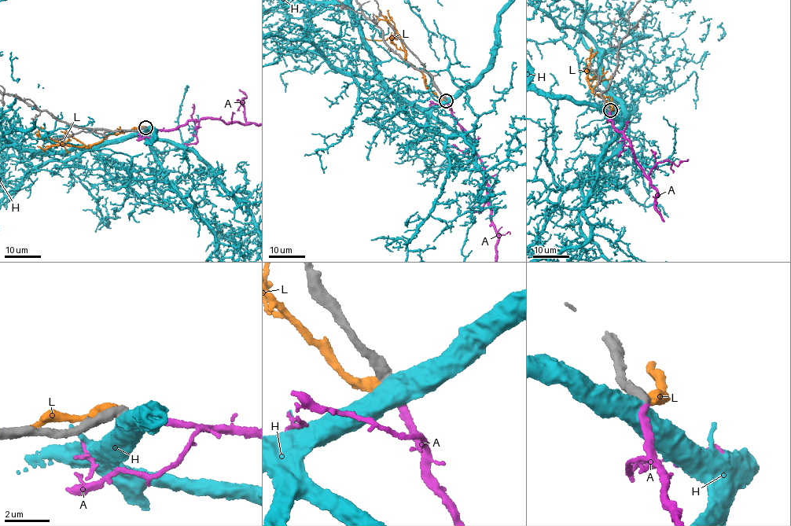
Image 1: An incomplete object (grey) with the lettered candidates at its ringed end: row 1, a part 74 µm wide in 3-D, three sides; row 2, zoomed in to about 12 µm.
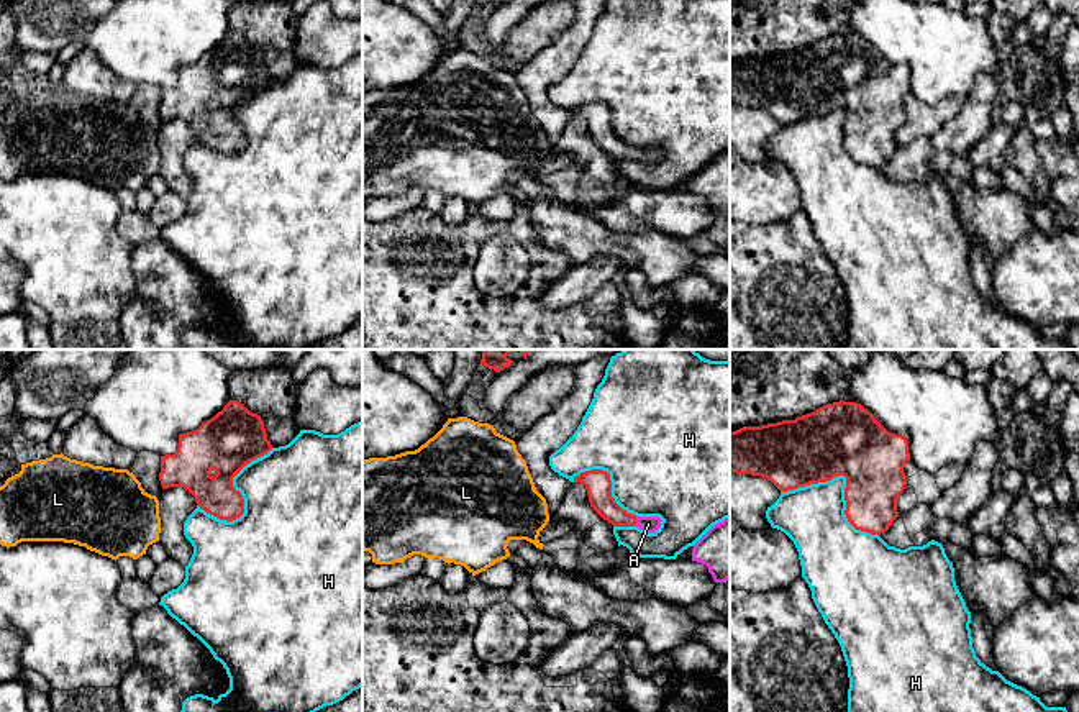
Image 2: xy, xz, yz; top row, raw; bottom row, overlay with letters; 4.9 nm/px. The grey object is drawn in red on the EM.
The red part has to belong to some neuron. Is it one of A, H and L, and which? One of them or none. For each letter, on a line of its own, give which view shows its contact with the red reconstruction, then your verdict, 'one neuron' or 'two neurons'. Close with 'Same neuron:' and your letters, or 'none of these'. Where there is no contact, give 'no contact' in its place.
A: xz | one neuron
H: yz | two neurons
L: no contact | two neurons
Same neuron: A

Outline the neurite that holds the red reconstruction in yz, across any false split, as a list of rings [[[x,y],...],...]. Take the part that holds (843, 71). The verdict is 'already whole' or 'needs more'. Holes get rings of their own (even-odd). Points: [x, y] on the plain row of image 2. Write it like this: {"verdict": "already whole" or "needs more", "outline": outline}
{"verdict": "already whole", "outline": [[[833,34],[795,52],[730,64],[730,103],[761,108],[781,125],[846,110],[845,148],[861,164],[881,167],[899,149],[897,131],[907,118],[904,105],[910,94],[908,74],[887,64],[874,48],[856,34]]]}

